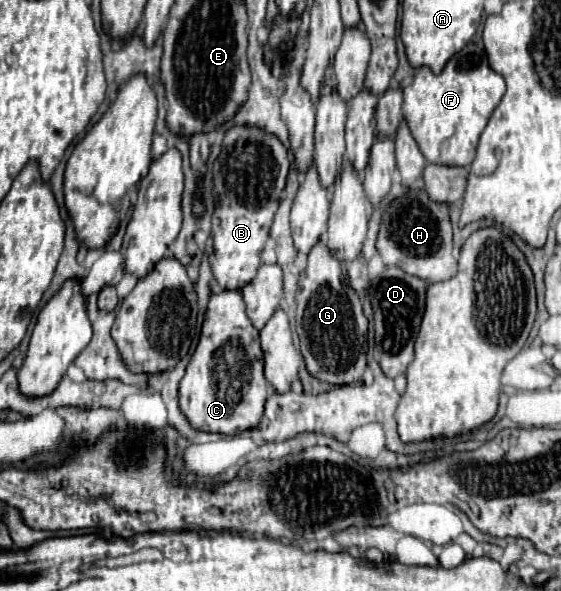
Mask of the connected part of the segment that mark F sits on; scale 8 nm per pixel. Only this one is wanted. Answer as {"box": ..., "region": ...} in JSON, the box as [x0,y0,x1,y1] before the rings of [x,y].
{"box":[403,42,505,168],"region":[[[469,42],[437,76],[427,66],[419,68],[413,82],[403,88],[403,118],[427,162],[469,168],[481,132],[505,94],[505,80],[489,68],[485,48]]]}

